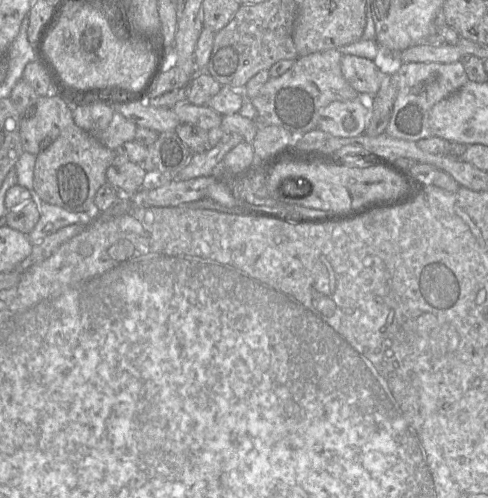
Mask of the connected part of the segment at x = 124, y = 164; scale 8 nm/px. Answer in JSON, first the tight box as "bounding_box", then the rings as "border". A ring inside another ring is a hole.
{"bounding_box":[106,155,146,195],"border":[[[116,155],[106,170],[106,179],[122,195],[133,195],[142,188],[146,170],[142,164],[130,161],[125,156]]]}

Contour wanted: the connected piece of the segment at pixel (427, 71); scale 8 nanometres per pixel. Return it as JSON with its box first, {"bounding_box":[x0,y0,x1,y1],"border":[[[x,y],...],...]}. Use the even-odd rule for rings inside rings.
{"bounding_box":[385,60,469,142],"border":[[[462,60],[453,63],[403,63],[399,70],[391,75],[391,78],[397,89],[397,96],[385,133],[393,138],[412,142],[434,136],[429,126],[431,108],[469,81]]]}

